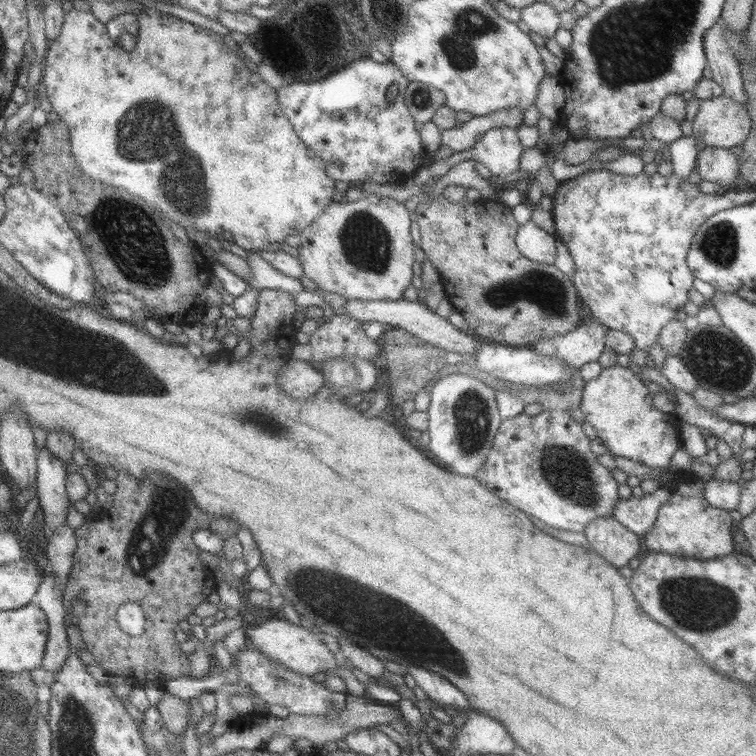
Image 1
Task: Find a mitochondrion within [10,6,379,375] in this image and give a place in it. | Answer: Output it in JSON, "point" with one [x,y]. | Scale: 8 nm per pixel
{"point":[188,195]}

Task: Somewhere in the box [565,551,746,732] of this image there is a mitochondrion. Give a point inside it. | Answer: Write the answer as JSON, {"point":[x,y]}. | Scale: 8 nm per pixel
{"point":[687,600]}

